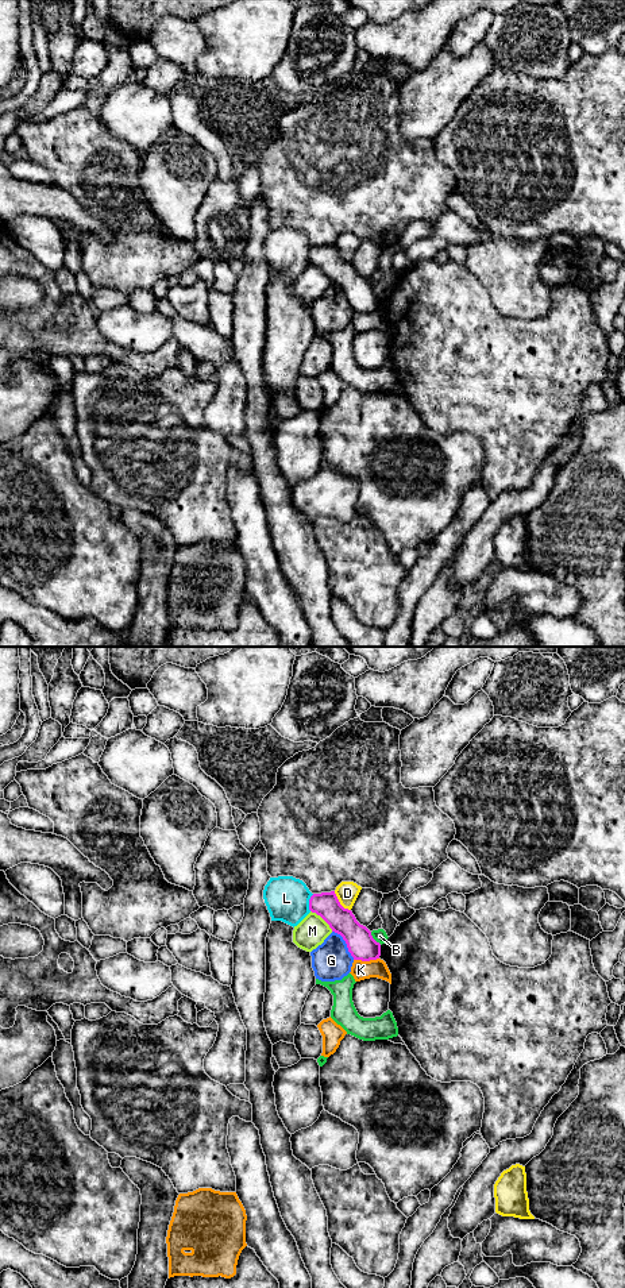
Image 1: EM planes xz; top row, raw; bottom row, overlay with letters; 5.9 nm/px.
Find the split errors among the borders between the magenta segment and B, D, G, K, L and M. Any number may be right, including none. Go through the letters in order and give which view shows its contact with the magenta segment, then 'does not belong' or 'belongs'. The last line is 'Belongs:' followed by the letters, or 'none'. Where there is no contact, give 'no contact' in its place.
B: xz | does not belong
D: xz | does not belong
G: xz | does not belong
K: xz | does not belong
L: xz | does not belong
M: xz | does not belong
Belongs: none

